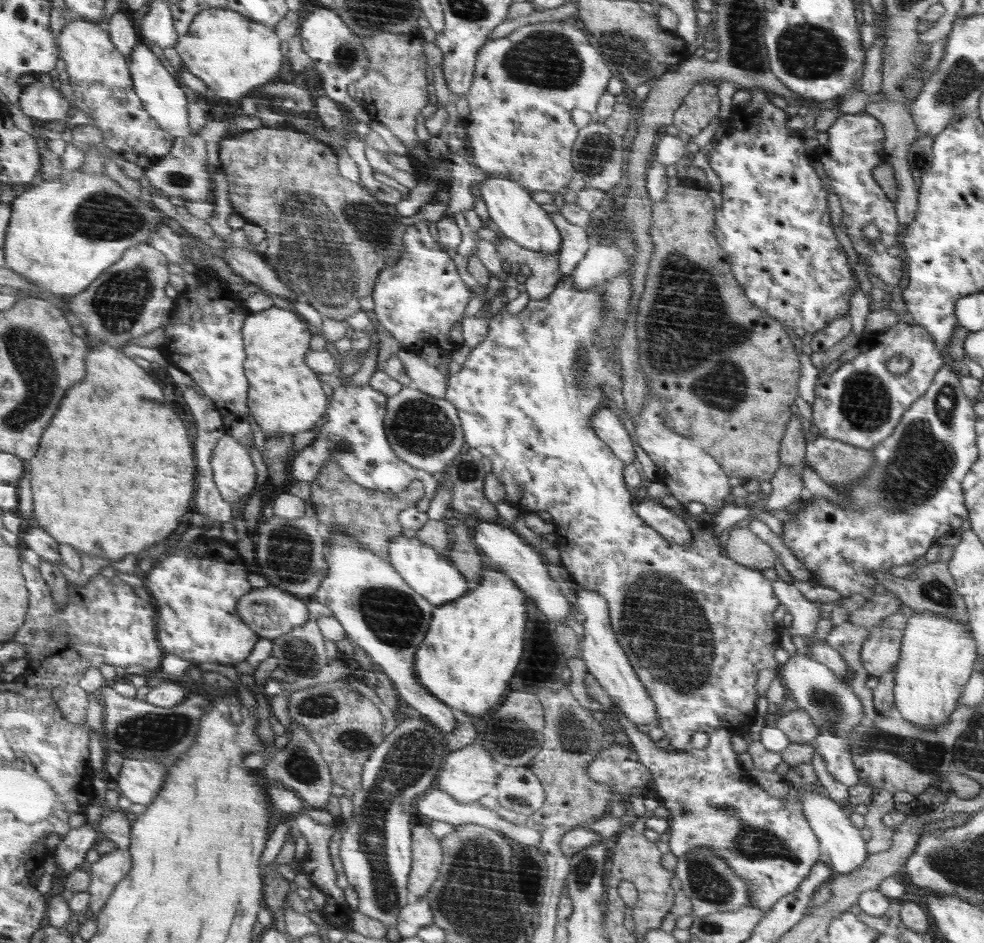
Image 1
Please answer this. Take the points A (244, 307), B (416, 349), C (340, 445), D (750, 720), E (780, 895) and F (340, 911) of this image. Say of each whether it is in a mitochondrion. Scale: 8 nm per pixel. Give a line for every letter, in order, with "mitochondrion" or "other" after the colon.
A: other
B: other
C: mitochondrion
D: other
E: other
F: other

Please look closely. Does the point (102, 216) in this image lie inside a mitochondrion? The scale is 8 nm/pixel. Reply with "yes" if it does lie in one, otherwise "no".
yes

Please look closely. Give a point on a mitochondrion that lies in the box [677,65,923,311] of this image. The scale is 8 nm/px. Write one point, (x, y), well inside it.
(902, 86)

